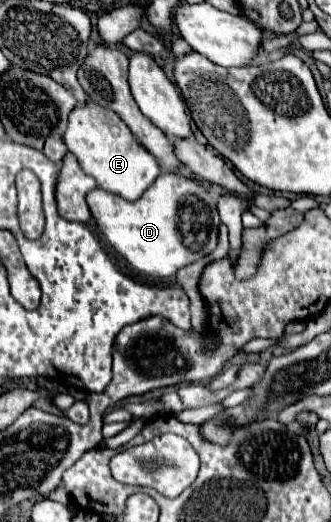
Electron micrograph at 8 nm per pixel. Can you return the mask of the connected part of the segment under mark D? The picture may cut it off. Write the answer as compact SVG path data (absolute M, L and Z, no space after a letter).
M162 173L158 179L146 189L146 193L138 201L126 201L118 195L112 195L104 189L94 189L86 195L88 207L92 211L92 217L96 219L100 231L106 235L110 245L140 273L168 279L174 277L178 269L206 257L216 249L218 243L218 211L216 211L216 199L208 193L208 189L188 177L180 177L174 173Z

